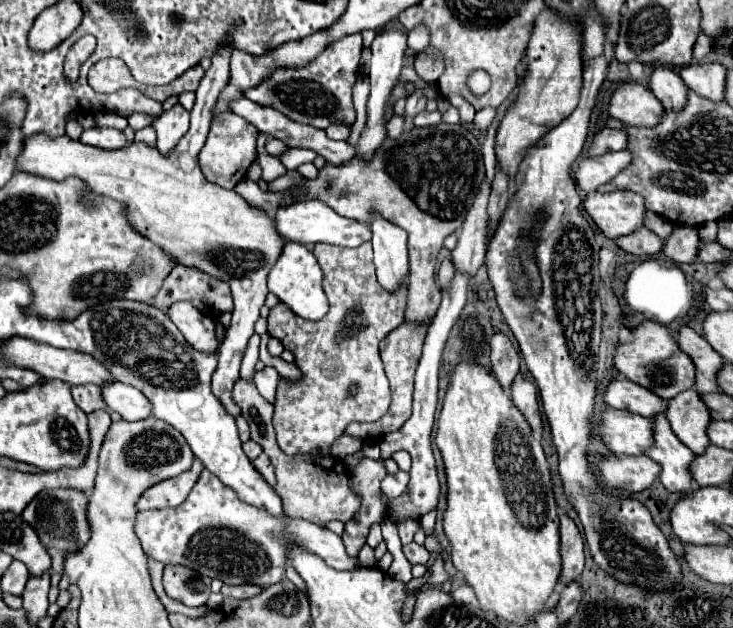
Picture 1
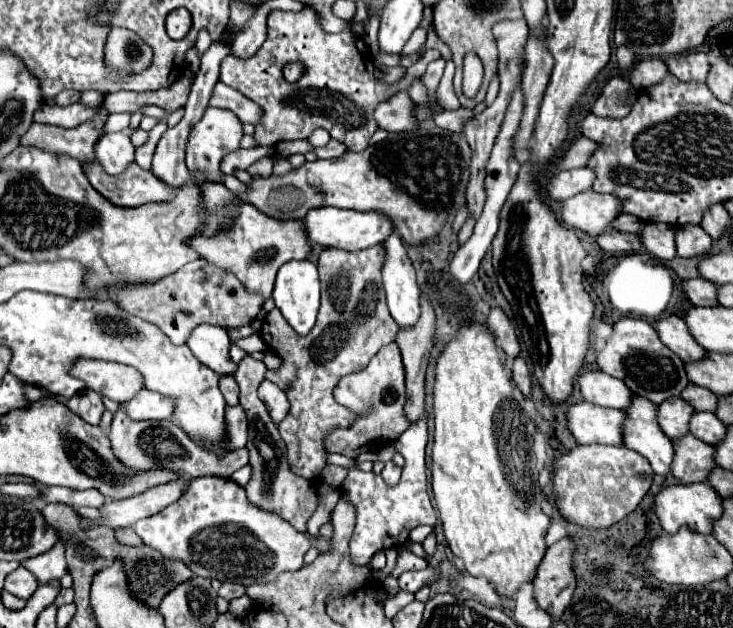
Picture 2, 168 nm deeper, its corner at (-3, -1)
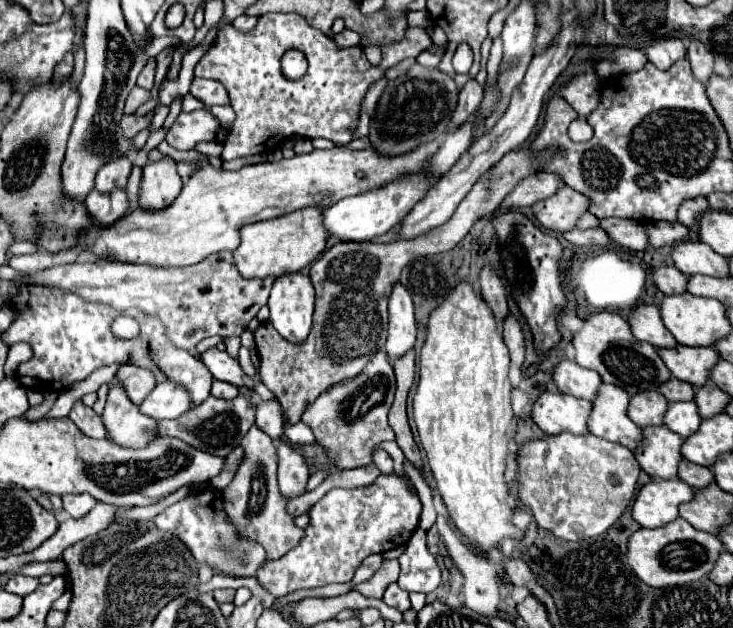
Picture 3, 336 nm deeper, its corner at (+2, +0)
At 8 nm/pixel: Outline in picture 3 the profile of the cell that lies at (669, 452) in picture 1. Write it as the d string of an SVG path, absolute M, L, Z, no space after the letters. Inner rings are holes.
M602 384L590 416L590 432L610 442L618 442L632 452L642 444L642 428L628 416L630 394L612 384Z

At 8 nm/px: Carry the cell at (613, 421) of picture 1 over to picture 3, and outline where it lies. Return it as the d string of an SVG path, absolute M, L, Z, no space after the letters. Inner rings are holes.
M544 392L534 404L532 418L546 434L590 434L590 412L592 402L588 400L580 400L562 392Z

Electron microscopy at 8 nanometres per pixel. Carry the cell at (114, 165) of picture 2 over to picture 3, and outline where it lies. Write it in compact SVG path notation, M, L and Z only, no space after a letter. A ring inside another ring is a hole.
M128 154L106 162L96 174L96 188L100 192L110 192L114 186L124 186L132 170L132 158Z

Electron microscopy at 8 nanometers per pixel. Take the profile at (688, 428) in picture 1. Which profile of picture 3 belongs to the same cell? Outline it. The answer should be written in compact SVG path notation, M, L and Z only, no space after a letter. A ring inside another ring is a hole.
M642 392L640 396L632 396L632 404L628 406L628 416L638 426L662 426L664 414L668 410L668 400L660 392Z

